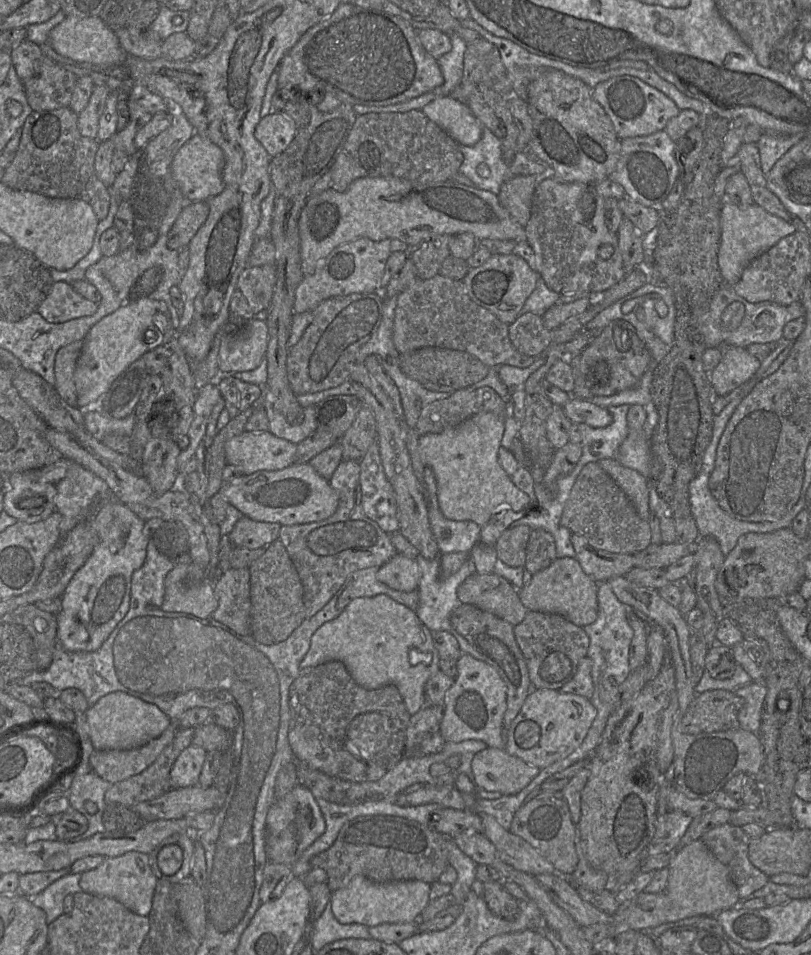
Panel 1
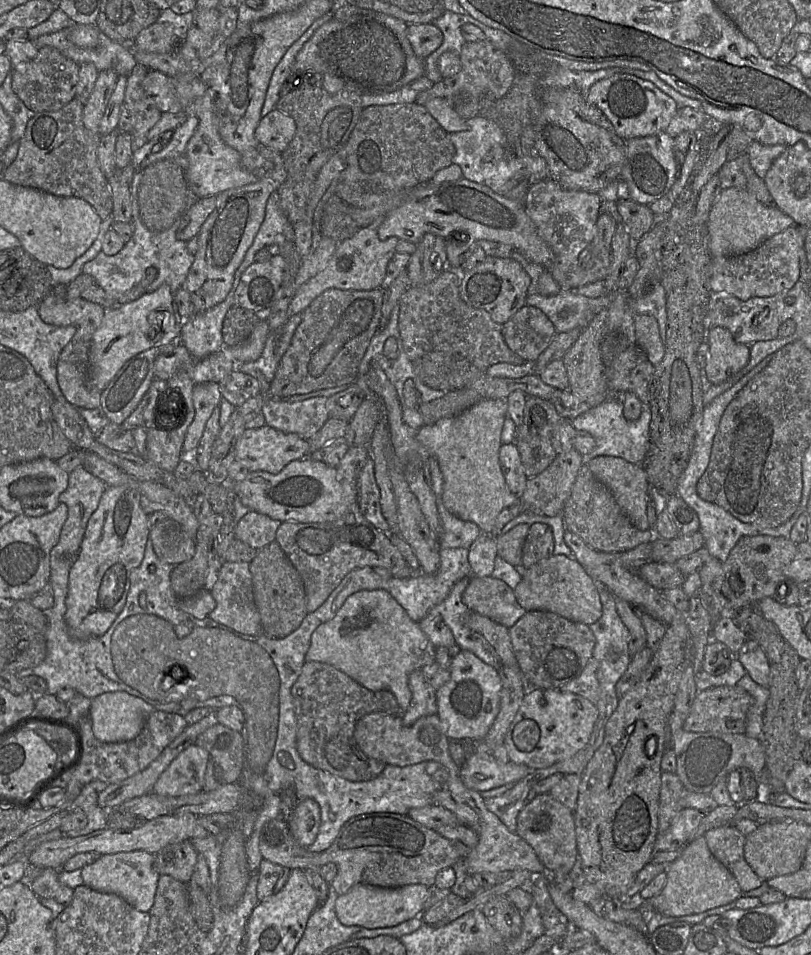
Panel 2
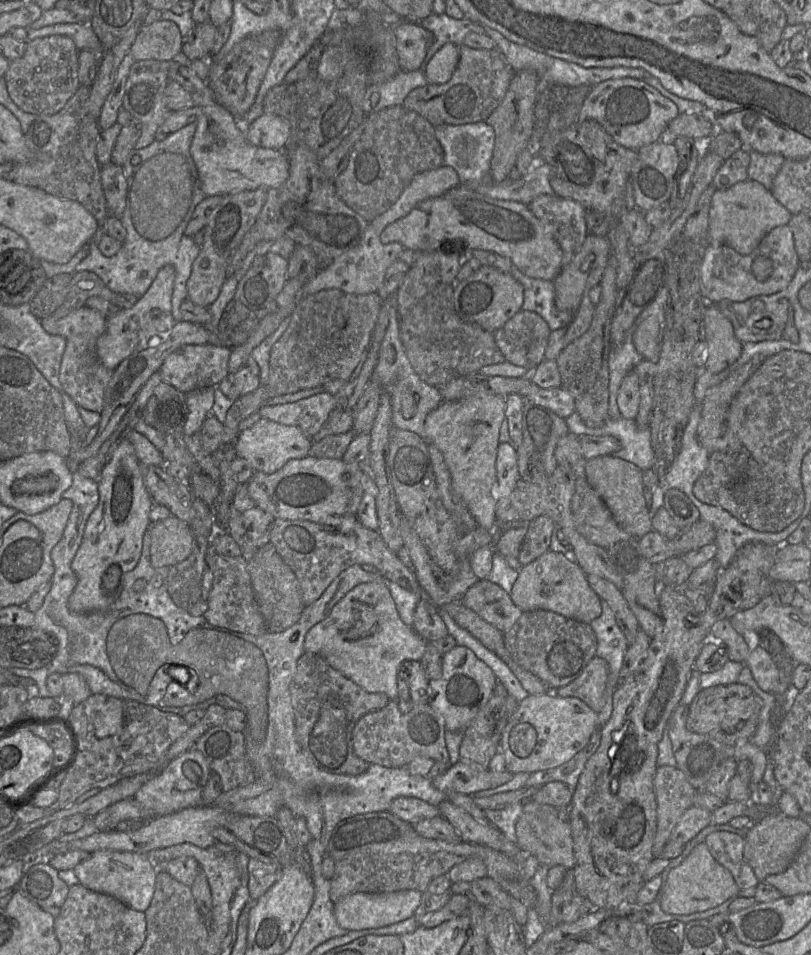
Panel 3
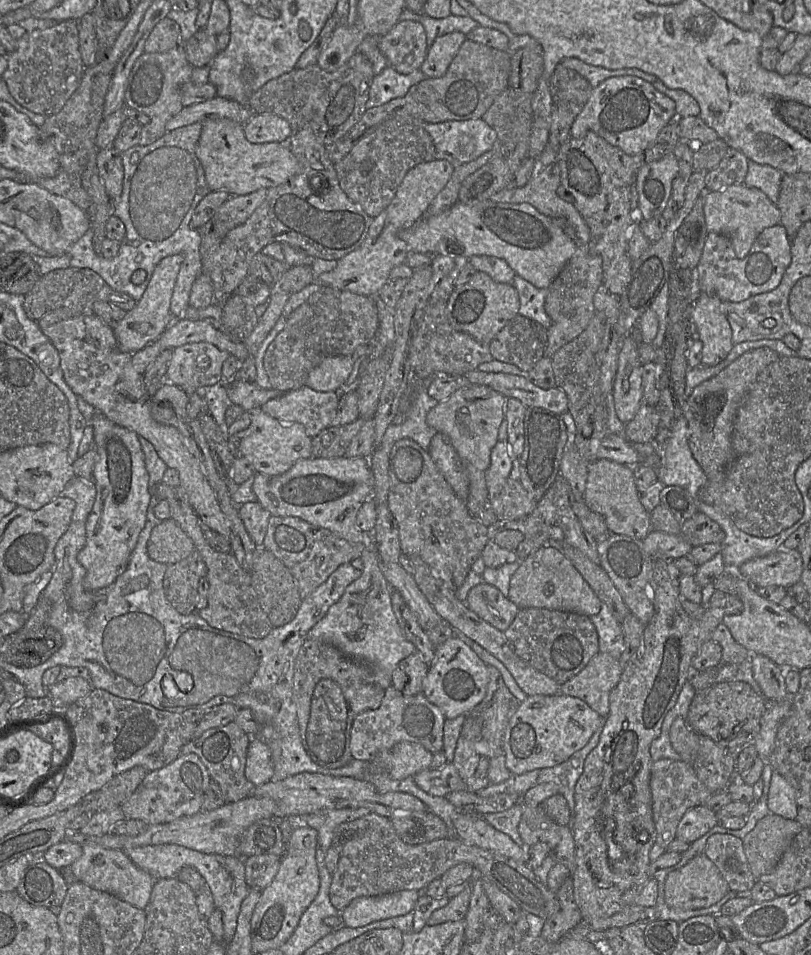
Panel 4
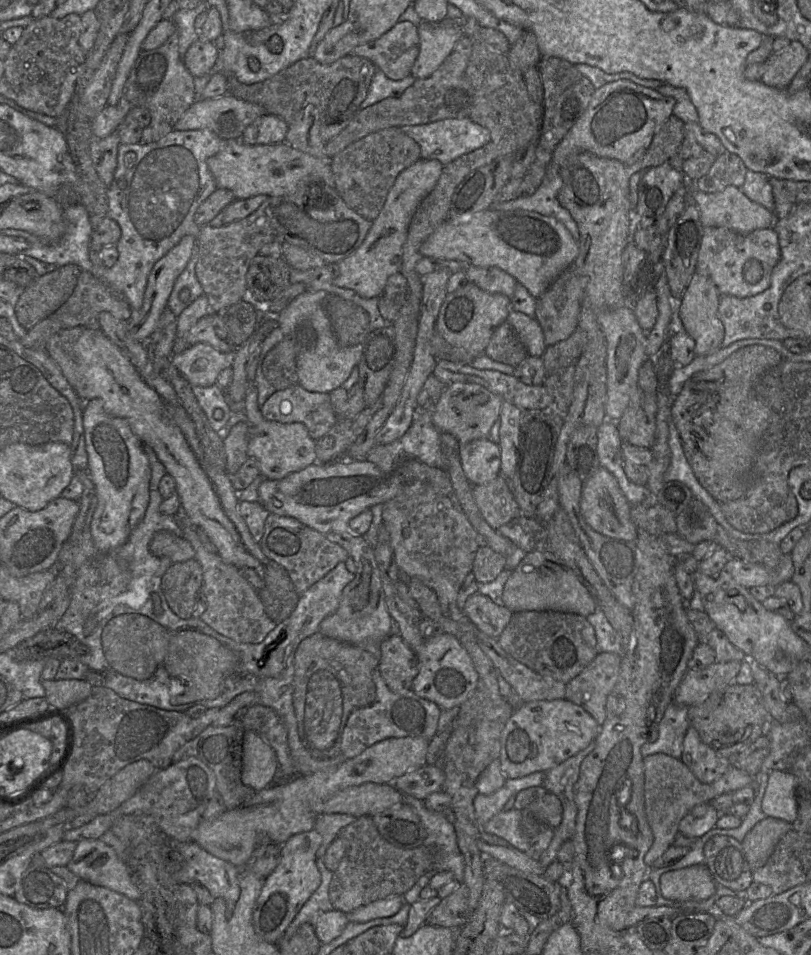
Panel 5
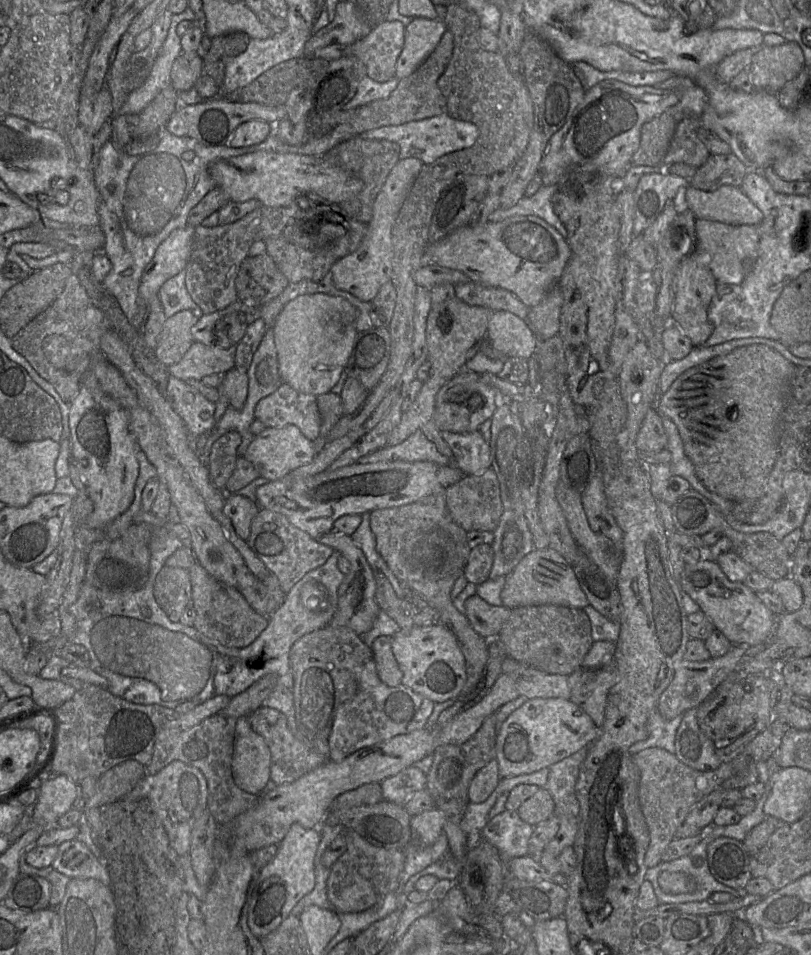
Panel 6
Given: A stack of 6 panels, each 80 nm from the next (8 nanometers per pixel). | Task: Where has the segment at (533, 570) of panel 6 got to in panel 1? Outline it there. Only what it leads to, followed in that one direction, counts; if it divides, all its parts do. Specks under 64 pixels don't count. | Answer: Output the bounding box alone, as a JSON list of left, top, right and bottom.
[518,558,598,627]

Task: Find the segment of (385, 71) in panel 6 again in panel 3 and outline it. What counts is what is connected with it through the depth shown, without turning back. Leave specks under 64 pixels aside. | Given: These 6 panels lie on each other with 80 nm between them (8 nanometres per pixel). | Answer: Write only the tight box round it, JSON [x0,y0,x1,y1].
[393,22,433,72]

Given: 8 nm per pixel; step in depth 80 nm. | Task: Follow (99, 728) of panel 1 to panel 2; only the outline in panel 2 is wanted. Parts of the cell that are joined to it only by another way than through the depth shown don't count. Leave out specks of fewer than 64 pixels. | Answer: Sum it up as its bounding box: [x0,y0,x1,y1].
[89,691,155,743]

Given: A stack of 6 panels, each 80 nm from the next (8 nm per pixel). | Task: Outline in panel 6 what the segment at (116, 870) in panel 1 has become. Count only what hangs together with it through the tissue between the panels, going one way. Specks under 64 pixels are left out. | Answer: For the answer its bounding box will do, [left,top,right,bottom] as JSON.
[51,839,110,886]

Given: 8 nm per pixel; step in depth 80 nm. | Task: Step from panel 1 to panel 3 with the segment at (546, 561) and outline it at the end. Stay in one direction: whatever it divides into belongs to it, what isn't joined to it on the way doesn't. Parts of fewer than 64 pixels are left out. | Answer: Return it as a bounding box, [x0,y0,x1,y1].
[517,515,555,566]

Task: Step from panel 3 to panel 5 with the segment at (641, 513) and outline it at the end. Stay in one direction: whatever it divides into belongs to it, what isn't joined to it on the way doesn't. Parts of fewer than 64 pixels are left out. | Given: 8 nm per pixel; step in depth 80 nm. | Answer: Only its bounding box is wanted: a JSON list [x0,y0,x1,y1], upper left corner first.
[581,466,638,540]

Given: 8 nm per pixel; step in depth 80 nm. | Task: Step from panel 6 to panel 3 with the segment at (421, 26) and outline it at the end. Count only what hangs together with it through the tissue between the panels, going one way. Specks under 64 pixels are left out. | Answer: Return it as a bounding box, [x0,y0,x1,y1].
[424,42,459,84]

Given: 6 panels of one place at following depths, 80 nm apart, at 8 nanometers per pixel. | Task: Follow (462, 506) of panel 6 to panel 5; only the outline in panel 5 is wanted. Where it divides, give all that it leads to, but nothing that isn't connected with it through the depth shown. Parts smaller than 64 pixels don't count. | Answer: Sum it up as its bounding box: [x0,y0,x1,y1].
[473,472,521,528]

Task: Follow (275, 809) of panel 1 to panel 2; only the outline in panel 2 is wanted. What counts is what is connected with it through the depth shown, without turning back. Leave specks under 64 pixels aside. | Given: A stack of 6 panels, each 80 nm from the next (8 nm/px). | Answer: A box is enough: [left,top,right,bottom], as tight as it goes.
[287,799,321,848]

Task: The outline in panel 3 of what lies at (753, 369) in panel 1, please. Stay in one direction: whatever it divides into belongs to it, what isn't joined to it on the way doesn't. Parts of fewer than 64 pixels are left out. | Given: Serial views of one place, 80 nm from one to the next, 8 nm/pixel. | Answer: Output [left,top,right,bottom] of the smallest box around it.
[703,303,743,373]

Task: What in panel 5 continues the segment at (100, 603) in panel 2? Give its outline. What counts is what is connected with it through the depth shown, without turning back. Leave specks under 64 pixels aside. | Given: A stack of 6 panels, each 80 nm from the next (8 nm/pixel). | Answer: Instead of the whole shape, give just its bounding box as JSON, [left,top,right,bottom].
[82,399,150,555]

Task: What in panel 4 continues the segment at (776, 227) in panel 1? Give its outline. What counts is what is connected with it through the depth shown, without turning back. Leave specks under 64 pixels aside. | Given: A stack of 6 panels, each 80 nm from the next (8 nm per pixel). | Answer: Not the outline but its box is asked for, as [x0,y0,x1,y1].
[704,184,781,259]

